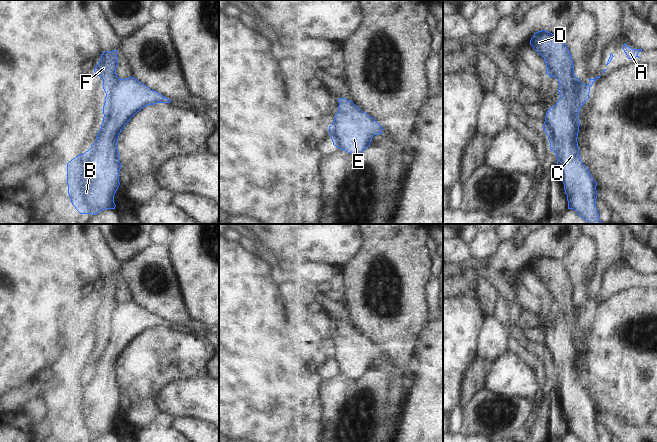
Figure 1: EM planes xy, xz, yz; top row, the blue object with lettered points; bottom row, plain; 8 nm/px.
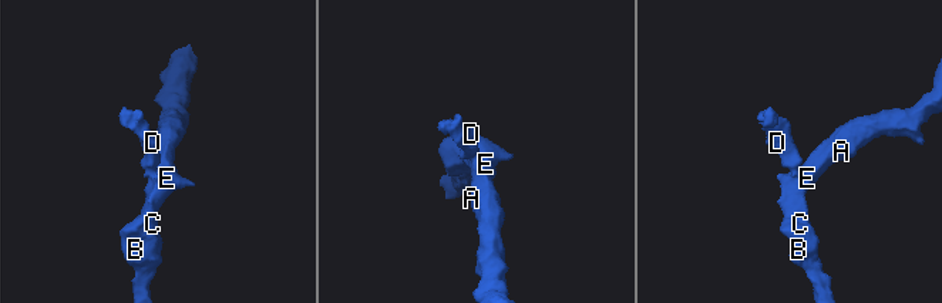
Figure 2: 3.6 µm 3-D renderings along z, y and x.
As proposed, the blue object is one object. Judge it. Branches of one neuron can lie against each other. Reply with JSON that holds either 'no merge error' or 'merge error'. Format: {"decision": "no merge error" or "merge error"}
{"decision": "merge error"}

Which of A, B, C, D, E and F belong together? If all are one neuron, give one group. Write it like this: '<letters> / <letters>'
A B C E / D F

